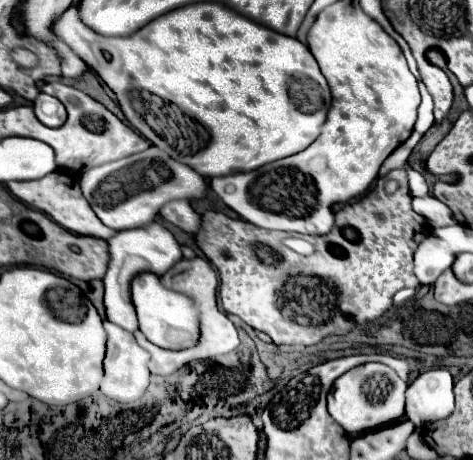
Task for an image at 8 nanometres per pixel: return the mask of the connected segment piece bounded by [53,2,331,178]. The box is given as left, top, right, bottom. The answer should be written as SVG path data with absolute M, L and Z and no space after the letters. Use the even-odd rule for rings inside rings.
M197 2L177 8L127 38L99 36L91 28L85 28L77 8L69 6L55 18L53 34L115 92L117 102L133 128L151 140L151 144L165 150L173 160L187 164L205 178L255 170L305 150L321 134L321 126L325 124L327 108L331 104L325 76L319 72L315 58L305 50L305 46L297 44L297 38L281 36L217 2ZM103 50L111 54L109 60L103 56ZM297 74L315 84L309 88L309 104L297 104L291 88L287 94L287 80ZM137 90L151 92L153 96L141 96Z

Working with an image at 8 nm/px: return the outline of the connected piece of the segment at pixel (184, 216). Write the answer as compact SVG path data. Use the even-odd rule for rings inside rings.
M171 200L161 208L161 216L167 222L173 222L187 234L197 234L201 228L201 216L191 208L187 200Z

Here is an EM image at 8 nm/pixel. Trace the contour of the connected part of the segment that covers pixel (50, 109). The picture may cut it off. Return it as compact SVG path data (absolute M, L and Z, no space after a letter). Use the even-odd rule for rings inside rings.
M41 92L35 102L35 116L45 124L45 126L63 126L67 120L67 110L63 106L61 100L57 100L55 96L49 96L45 92Z

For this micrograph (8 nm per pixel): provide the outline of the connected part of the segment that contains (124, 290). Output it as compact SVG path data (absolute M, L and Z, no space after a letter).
M153 222L147 228L117 232L113 236L113 240L109 240L109 254L111 254L111 262L109 262L109 270L103 278L107 320L129 332L135 332L137 316L135 316L131 292L129 292L129 282L141 272L153 272L157 276L163 276L169 268L173 268L183 258L181 248L179 248L179 242L175 240L175 236L171 236L171 232L163 224Z

